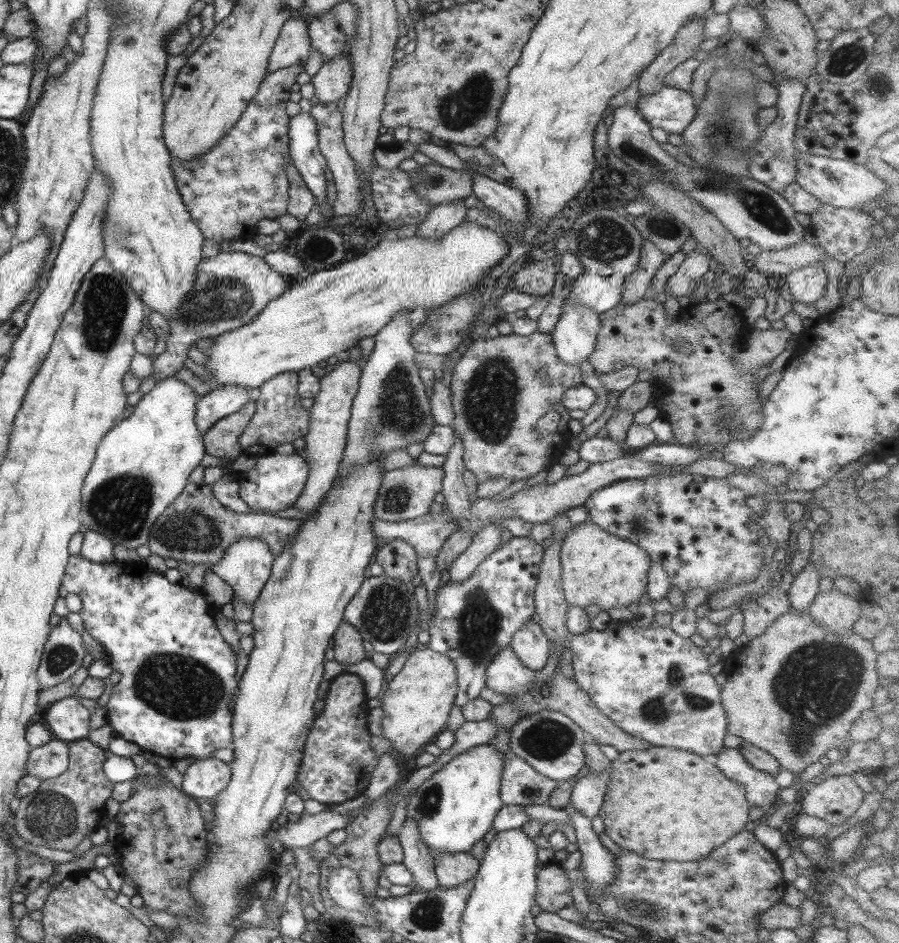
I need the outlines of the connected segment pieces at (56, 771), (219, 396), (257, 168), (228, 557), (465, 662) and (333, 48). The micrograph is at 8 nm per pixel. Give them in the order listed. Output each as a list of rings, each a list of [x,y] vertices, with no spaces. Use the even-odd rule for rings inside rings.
[[[53,739],[48,744],[32,747],[26,761],[25,774],[40,780],[48,780],[60,776],[69,765],[70,752],[63,741]]]
[[[220,385],[205,397],[197,399],[196,424],[200,434],[204,434],[214,423],[234,412],[238,412],[247,402],[254,400],[257,390],[236,385]]]
[[[290,66],[267,73],[238,122],[210,150],[189,163],[171,157],[182,201],[204,239],[218,245],[230,240],[252,241],[259,234],[260,220],[277,220],[287,214],[290,186],[284,167],[290,142],[286,103],[296,76],[303,71],[304,66]]]
[[[240,537],[226,549],[225,555],[211,569],[234,589],[237,599],[253,604],[261,588],[264,588],[270,578],[275,557],[269,544],[263,540],[254,537]]]
[[[530,536],[512,537],[498,547],[485,564],[478,565],[466,580],[459,583],[448,581],[436,589],[434,614],[428,631],[428,646],[440,654],[449,656],[455,662],[458,686],[455,704],[461,709],[468,702],[480,697],[480,692],[486,687],[486,671],[496,655],[509,646],[515,632],[536,617],[535,588],[539,581],[544,553],[545,547]]]
[[[330,10],[318,15],[307,25],[312,48],[320,52],[324,62],[333,60],[339,54],[347,54],[346,35],[337,27],[335,12]]]

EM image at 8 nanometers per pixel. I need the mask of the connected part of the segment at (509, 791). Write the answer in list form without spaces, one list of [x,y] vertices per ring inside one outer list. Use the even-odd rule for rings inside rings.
[[[505,757],[500,796],[508,806],[547,805],[557,781],[542,776],[525,760]]]

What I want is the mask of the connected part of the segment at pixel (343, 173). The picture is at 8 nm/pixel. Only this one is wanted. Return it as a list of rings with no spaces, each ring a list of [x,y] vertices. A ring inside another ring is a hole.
[[[336,102],[330,104],[318,103],[312,106],[310,112],[312,118],[317,124],[317,133],[319,134],[319,149],[327,160],[327,168],[332,172],[333,181],[336,186],[336,201],[334,202],[333,212],[334,215],[345,215],[354,217],[359,213],[360,205],[362,205],[361,195],[361,178],[357,171],[357,166],[352,160],[352,157],[348,154],[345,147],[343,128],[342,128],[342,113],[338,111],[338,105]]]

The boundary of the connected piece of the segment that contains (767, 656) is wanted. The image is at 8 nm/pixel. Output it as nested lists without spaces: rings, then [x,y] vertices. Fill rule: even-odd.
[[[790,610],[779,616],[762,636],[749,639],[746,645],[737,647],[724,659],[724,668],[722,673],[727,678],[726,684],[721,686],[721,704],[727,715],[727,735],[734,735],[742,738],[745,742],[764,750],[770,754],[780,764],[782,769],[789,770],[797,778],[808,766],[821,761],[828,750],[844,749],[849,744],[848,733],[856,720],[862,715],[864,710],[870,710],[875,707],[874,698],[881,690],[878,682],[879,674],[876,672],[879,654],[872,648],[872,643],[860,635],[856,634],[853,629],[849,630],[844,636],[839,634],[830,634],[821,626],[818,626],[813,618],[804,610]]]

